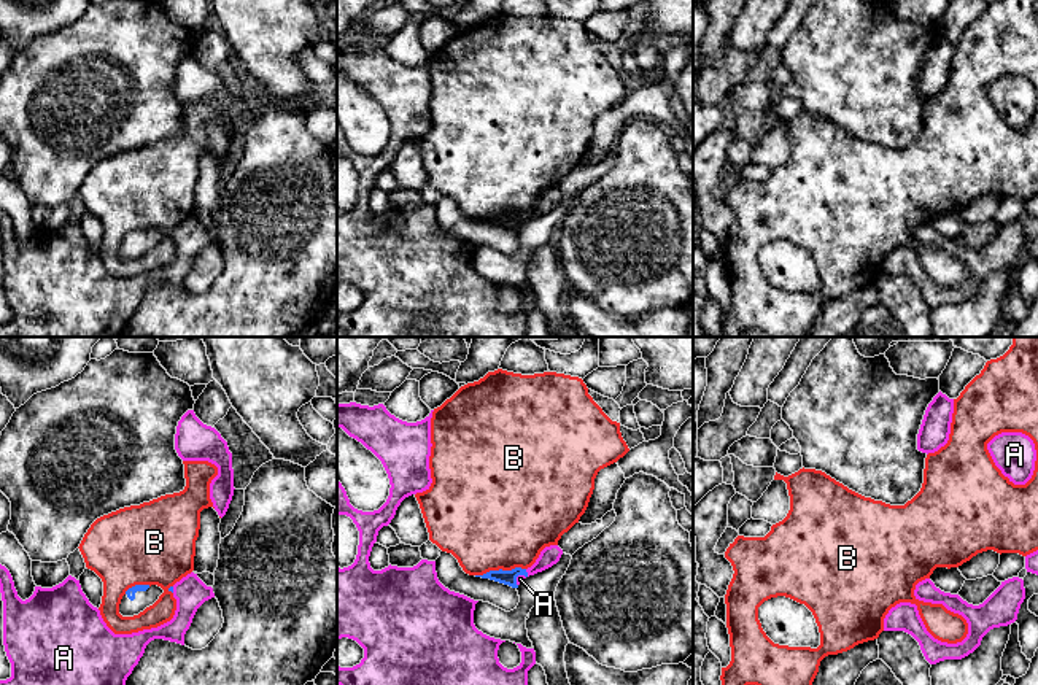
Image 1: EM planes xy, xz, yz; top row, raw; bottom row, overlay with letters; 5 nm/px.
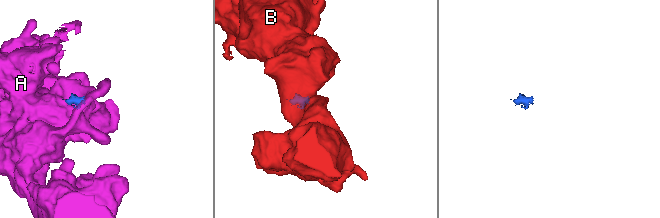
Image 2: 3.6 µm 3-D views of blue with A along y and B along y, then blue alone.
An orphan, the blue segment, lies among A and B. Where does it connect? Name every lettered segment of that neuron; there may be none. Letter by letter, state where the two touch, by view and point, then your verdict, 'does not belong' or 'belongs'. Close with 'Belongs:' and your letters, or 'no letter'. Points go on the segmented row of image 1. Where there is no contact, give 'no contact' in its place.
A: contact xz (520, 574); belongs
B: contact xz (499, 569); does not belong
Belongs: A

